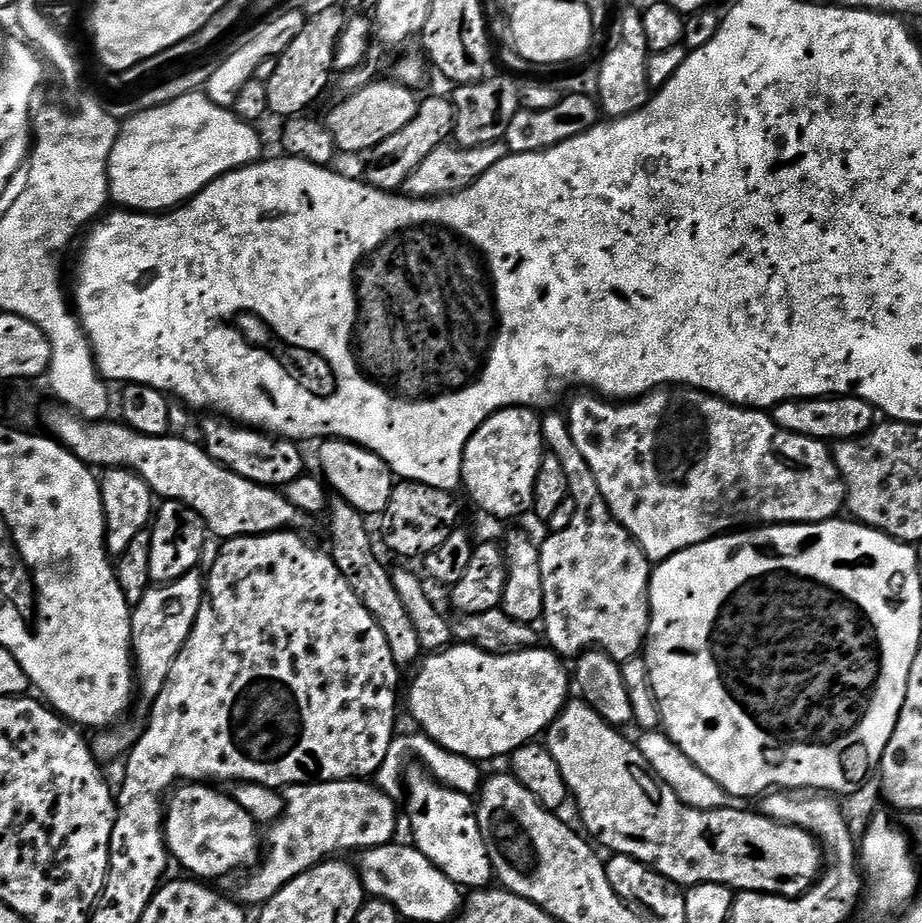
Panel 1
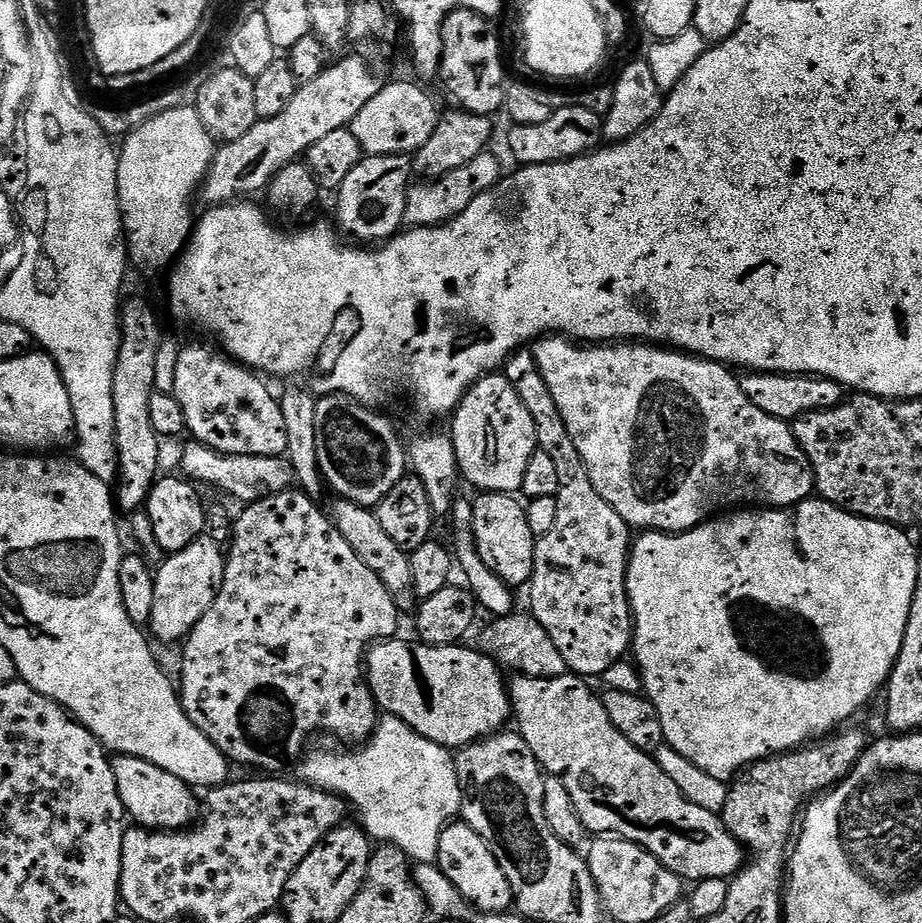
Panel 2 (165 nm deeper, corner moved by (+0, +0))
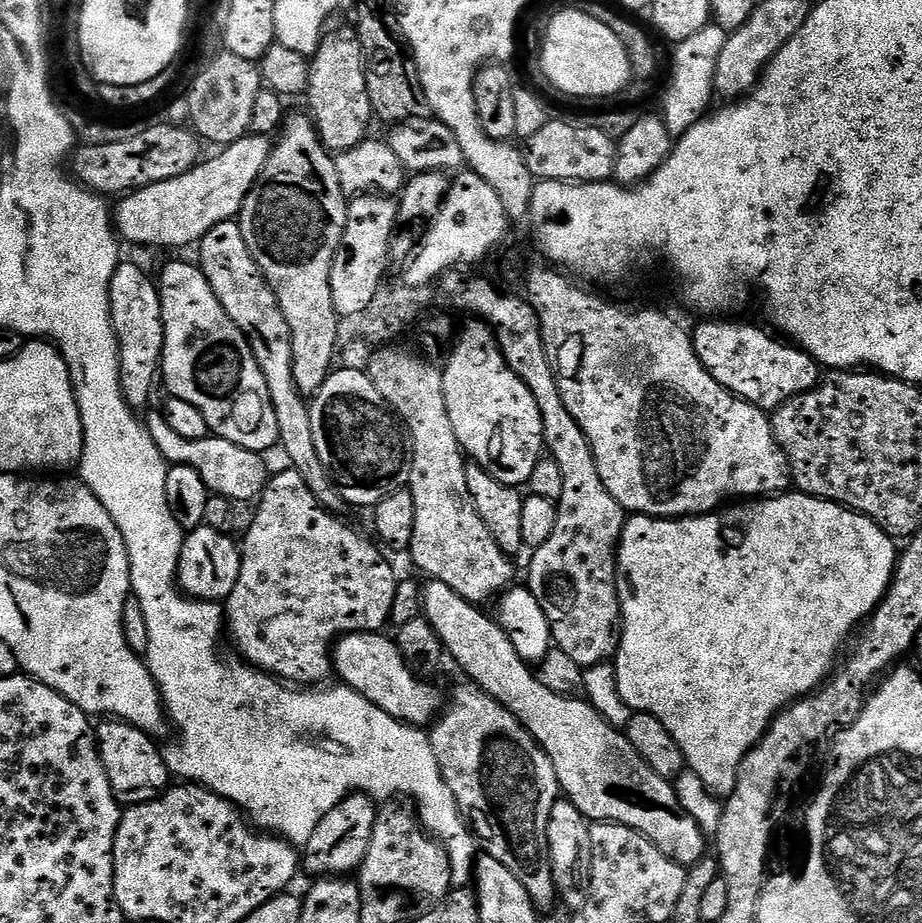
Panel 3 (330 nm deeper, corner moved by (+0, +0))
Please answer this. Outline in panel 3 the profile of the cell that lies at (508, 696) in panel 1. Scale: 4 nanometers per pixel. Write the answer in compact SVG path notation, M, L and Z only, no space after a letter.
M354 632L351 636L341 636L334 645L332 654L335 675L341 676L343 683L358 694L362 694L374 706L386 710L395 720L403 720L409 726L424 726L437 719L442 708L442 696L434 685L428 684L427 679L421 678L409 668L408 663L402 658L400 648L395 639L384 637L380 632Z

